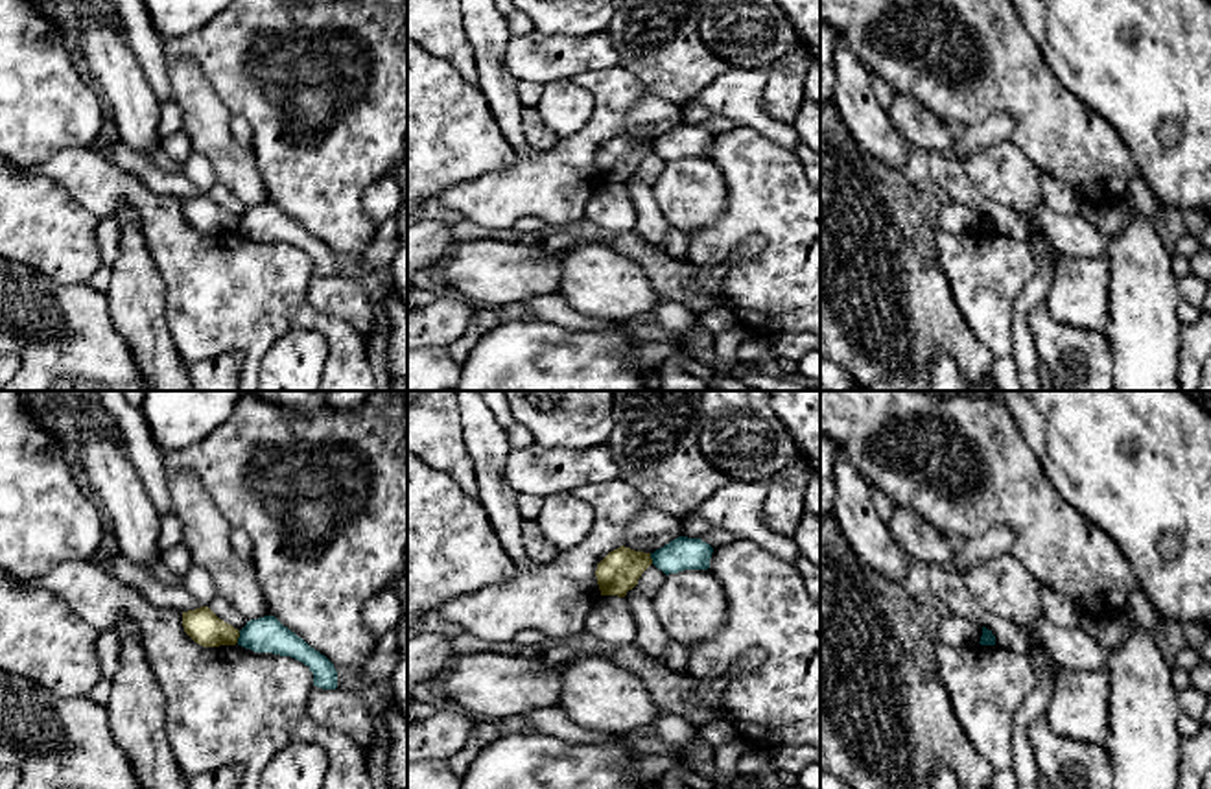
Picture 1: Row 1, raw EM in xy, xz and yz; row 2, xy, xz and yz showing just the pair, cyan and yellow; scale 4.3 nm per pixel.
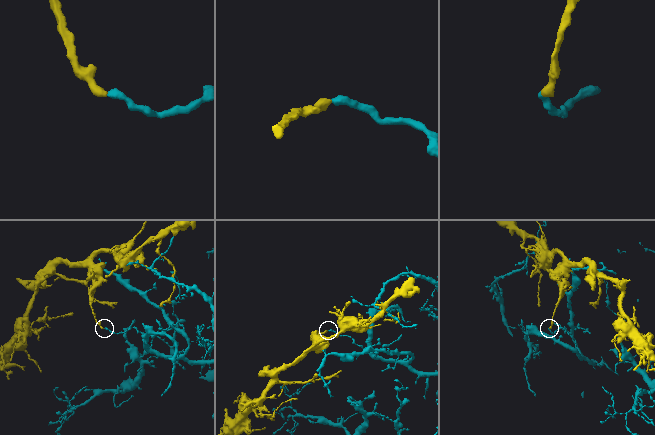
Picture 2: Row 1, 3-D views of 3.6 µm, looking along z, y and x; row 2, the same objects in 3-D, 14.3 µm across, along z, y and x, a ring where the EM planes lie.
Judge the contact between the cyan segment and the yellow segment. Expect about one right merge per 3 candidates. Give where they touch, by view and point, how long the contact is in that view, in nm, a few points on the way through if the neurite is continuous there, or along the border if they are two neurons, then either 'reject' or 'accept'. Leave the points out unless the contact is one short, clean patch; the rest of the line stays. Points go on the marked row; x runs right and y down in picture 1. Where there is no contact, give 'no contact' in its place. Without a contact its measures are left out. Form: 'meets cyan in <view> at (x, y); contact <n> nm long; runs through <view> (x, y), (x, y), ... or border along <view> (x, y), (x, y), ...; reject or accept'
meets cyan in xy at (240, 636); contact 60 nm long; border along xy (240, 631), (236, 642); reject

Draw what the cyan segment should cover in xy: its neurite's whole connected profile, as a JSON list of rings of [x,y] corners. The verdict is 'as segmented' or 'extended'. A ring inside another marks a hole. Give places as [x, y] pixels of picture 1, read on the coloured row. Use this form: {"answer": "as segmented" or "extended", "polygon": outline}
{"answer": "as segmented", "polygon": [[[275,616],[247,621],[240,630],[238,645],[254,653],[291,656],[310,667],[313,673],[313,686],[323,689],[337,688],[337,671],[334,664],[284,627]]]}

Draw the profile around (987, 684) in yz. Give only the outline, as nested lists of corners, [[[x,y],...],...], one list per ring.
[[[935,645],[936,675],[975,750],[993,772],[1014,763],[1014,715],[1036,686],[1029,653]]]

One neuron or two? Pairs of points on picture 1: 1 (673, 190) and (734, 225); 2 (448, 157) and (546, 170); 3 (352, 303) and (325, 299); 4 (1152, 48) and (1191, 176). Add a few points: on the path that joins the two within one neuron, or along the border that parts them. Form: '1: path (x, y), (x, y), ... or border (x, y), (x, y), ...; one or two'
1: border (721, 172), (725, 212), (688, 235); two
2: border (517, 153), (507, 164), (467, 181); two
3: path (345, 299), (332, 299); one
4: path (1184, 80), (1191, 87), (1191, 144); one

